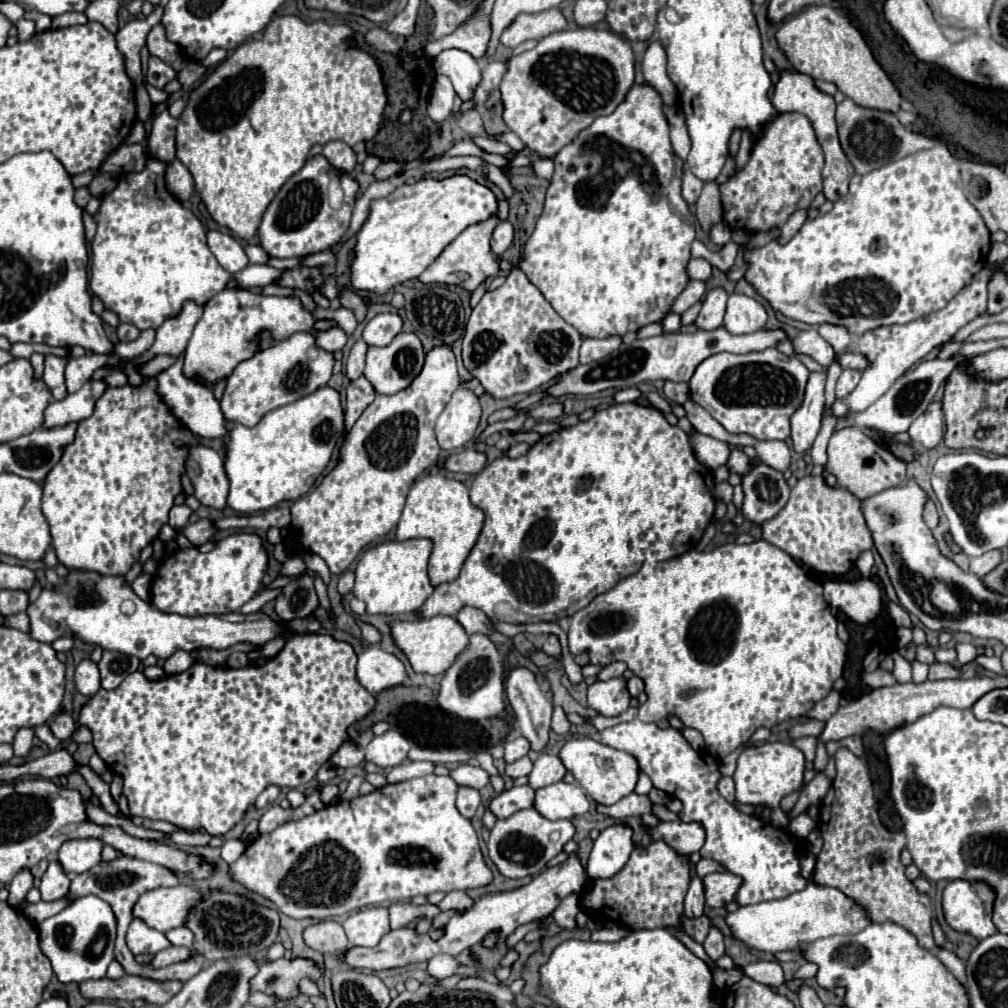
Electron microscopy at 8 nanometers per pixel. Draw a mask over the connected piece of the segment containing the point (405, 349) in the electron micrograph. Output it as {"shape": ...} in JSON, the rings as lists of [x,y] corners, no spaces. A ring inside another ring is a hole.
{"shape":[[[400,332],[392,344],[368,350],[364,376],[378,394],[396,394],[420,374],[422,364],[424,348],[418,336]]]}

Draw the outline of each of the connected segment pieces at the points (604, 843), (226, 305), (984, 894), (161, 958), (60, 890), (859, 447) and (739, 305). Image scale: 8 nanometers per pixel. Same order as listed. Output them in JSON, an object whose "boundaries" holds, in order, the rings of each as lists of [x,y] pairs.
{"boundaries":[[[[612,824],[606,830],[600,832],[596,838],[586,872],[594,878],[610,878],[614,876],[630,858],[630,852],[634,848],[632,840],[632,828],[628,824]]],[[[222,290],[216,294],[210,302],[204,304],[204,314],[198,320],[194,334],[186,348],[184,358],[184,374],[188,378],[202,376],[210,386],[216,384],[222,378],[228,378],[238,362],[250,358],[258,346],[256,346],[256,334],[262,328],[268,328],[274,338],[282,340],[294,332],[310,332],[316,336],[318,346],[322,346],[328,352],[338,352],[348,342],[348,334],[342,328],[332,328],[328,332],[316,332],[312,330],[314,316],[310,316],[308,310],[302,308],[300,300],[296,296],[260,296],[256,292],[248,290]]],[[[950,882],[942,894],[942,906],[946,922],[958,932],[968,932],[978,940],[998,932],[990,918],[994,890],[986,882]]],[[[170,946],[166,950],[160,950],[156,954],[156,958],[150,962],[150,966],[154,968],[162,968],[162,966],[170,966],[174,962],[186,962],[186,958],[190,958],[192,948],[178,948],[178,946]]],[[[52,860],[48,870],[46,870],[46,874],[42,876],[42,882],[40,882],[42,900],[44,902],[60,900],[62,896],[68,894],[68,888],[70,888],[70,878],[62,870],[62,866],[56,860]]],[[[850,426],[836,430],[828,444],[828,472],[832,472],[840,486],[848,488],[860,500],[872,498],[882,490],[900,486],[906,480],[906,462],[878,446],[870,436],[866,436],[860,428]]],[[[732,294],[728,298],[724,328],[730,334],[752,334],[764,328],[766,320],[768,320],[768,314],[758,300],[748,298],[744,294]]]]}

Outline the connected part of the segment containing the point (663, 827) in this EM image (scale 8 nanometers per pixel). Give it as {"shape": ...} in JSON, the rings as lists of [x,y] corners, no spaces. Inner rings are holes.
{"shape":[[[682,820],[662,822],[650,834],[652,834],[652,840],[662,836],[674,850],[682,854],[700,852],[702,842],[706,842],[706,830],[702,830],[698,822],[682,822]]]}

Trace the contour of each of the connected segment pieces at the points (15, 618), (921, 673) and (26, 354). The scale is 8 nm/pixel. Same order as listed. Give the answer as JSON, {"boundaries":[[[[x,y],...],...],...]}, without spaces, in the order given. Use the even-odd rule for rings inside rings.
{"boundaries":[[[[25,612],[5,617],[5,624],[25,633],[30,631],[29,617]]],[[[912,660],[912,680],[914,682],[924,682],[928,676],[928,666],[924,662]]],[[[14,344],[10,350],[16,358],[30,358],[30,354],[40,352],[40,354],[56,354],[56,356],[66,356],[68,350],[64,348],[52,348],[46,344]]]]}

